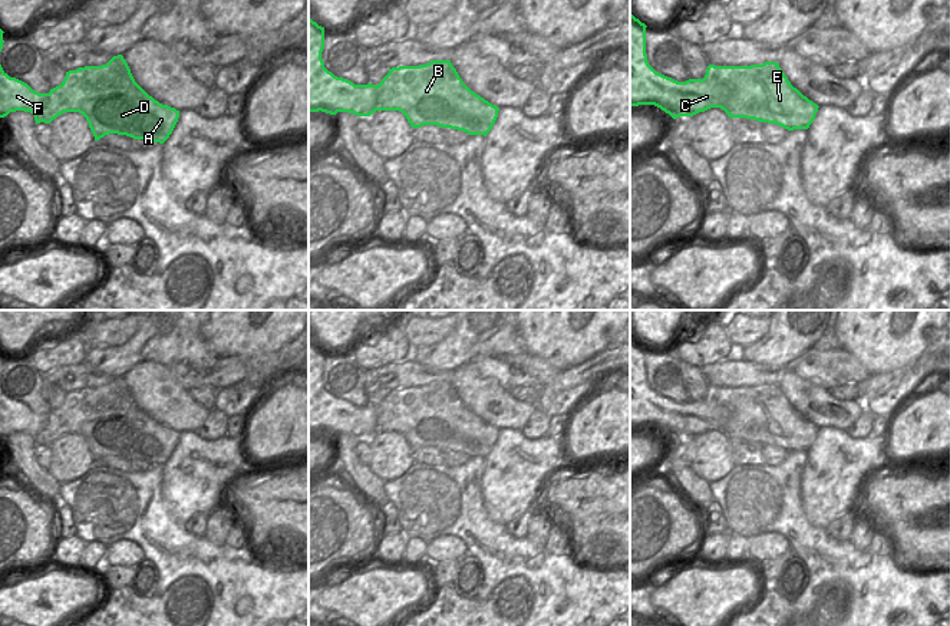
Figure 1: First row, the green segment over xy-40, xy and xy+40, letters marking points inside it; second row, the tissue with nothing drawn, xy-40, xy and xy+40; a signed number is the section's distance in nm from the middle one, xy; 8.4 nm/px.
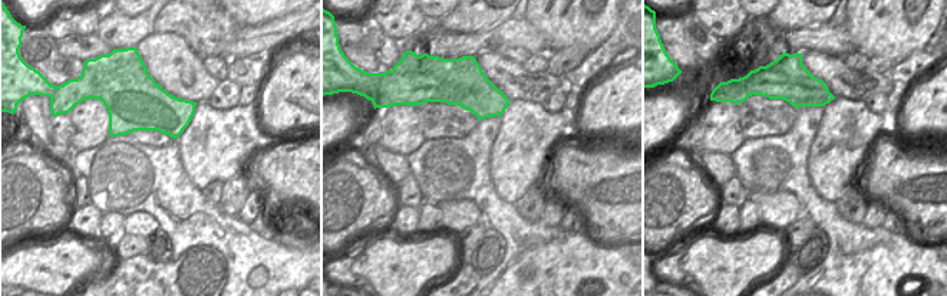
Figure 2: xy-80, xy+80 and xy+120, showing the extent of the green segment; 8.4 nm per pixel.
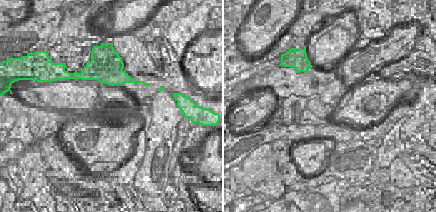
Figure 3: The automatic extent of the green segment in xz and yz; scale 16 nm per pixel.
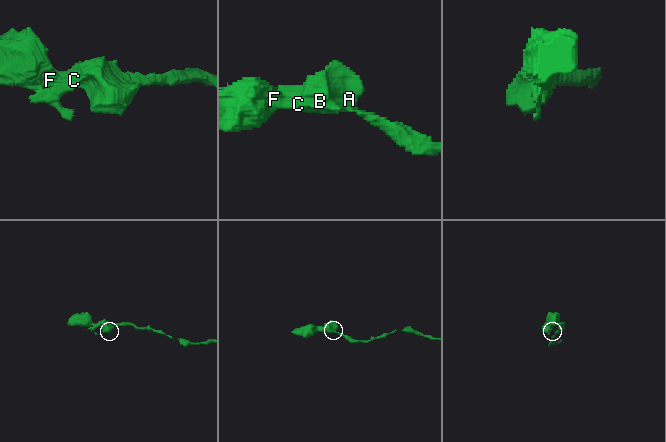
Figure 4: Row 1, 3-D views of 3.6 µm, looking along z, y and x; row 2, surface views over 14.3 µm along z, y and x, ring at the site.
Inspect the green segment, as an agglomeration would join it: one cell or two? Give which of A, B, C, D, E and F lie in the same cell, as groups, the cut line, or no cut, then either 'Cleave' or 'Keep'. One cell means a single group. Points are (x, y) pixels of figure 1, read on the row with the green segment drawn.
Groups: A B D E / C F. Split along xy+40 (702, 79), (728, 88), (723, 108). Cleave.

